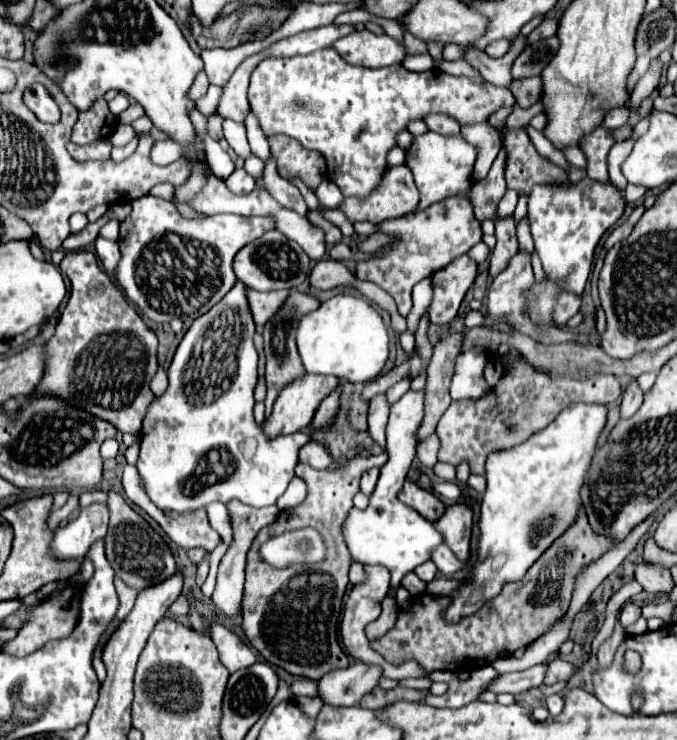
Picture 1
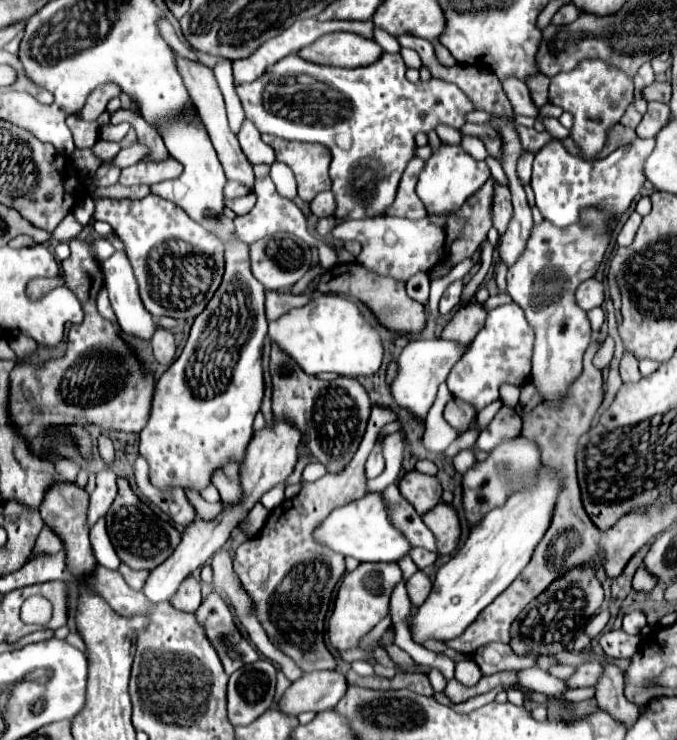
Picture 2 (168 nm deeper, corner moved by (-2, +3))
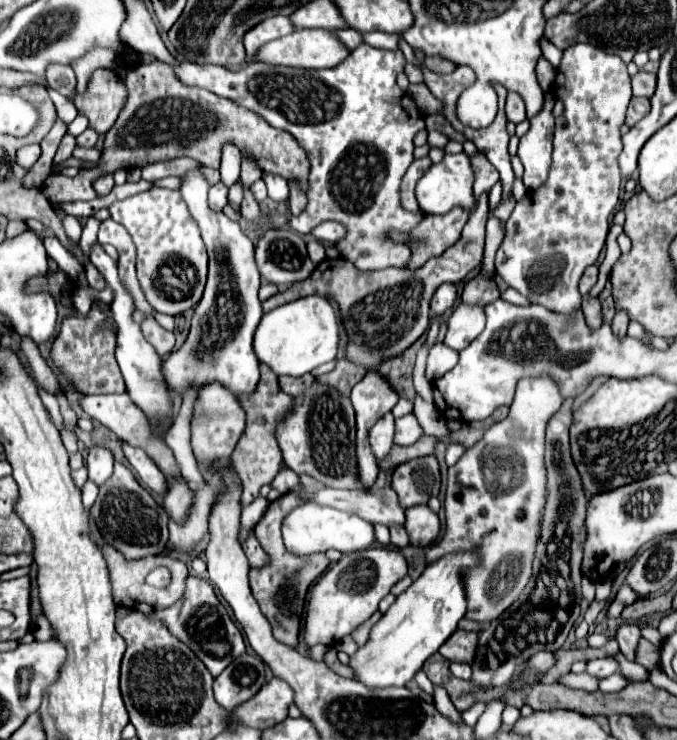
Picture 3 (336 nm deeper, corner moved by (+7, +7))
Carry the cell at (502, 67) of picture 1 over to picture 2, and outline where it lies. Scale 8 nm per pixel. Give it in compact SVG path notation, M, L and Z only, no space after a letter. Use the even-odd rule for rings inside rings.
M507 78L507 80L503 80L503 90L505 90L509 102L513 104L513 110L517 116L539 118L539 110L531 100L531 94L529 94L529 88L525 82L521 82L517 78Z

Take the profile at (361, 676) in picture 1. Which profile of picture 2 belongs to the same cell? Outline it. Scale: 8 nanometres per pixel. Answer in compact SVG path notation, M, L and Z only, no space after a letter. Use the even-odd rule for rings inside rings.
M335 670L303 674L281 696L279 710L287 716L299 716L307 710L331 710L343 698L345 690L347 680Z

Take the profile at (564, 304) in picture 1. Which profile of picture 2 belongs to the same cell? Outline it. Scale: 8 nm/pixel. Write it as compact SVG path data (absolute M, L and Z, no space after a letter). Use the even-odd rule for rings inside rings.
M589 278L577 288L575 296L577 296L577 304L583 310L591 310L591 308L603 304L603 300L605 300L605 286L597 278Z

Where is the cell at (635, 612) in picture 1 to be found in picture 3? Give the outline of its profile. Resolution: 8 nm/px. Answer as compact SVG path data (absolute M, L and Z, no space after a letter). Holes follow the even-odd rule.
M622 622L616 632L616 642L620 646L620 652L626 654L628 660L634 660L634 650L640 640L640 628L636 622Z

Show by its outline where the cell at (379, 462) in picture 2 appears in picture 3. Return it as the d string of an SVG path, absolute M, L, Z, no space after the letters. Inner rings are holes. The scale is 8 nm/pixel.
M388 412L386 416L382 416L370 430L370 448L372 454L376 458L376 464L382 462L382 458L386 458L390 446L392 446L392 436L394 436L394 416Z

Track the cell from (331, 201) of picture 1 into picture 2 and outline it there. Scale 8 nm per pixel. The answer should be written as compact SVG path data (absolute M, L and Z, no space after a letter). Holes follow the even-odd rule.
M321 192L319 196L315 196L315 200L309 202L311 214L315 216L331 216L335 212L335 198L333 192Z

